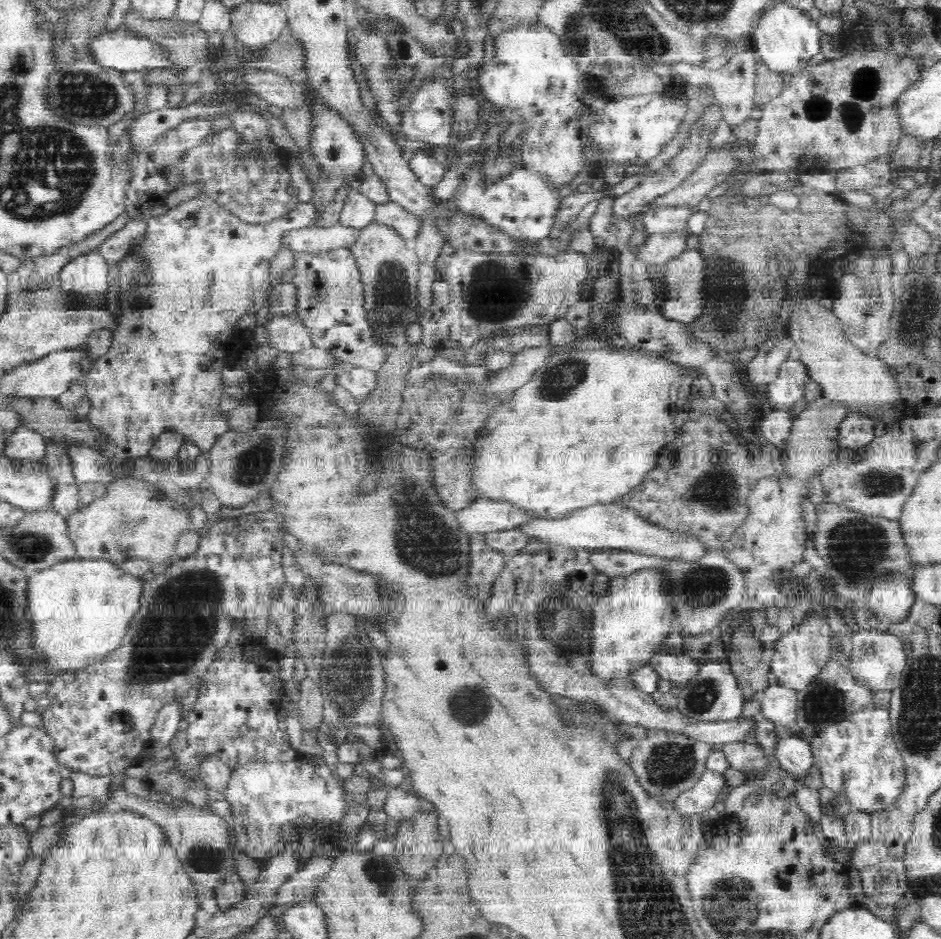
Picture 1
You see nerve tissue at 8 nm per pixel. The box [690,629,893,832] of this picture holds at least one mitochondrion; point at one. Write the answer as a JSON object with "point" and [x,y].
{"point":[817,711]}

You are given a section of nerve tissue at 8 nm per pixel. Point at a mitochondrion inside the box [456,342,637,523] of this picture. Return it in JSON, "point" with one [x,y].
{"point":[562,380]}

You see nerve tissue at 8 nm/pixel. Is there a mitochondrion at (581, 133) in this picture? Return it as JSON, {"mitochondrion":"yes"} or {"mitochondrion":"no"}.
{"mitochondrion":"no"}

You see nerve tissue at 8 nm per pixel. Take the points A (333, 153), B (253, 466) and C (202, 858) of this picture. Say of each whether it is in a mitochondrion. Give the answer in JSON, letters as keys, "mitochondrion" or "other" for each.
{"A":"other","B":"mitochondrion","C":"mitochondrion"}

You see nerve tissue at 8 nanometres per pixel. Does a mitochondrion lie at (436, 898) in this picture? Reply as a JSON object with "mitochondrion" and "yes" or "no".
{"mitochondrion":"no"}

